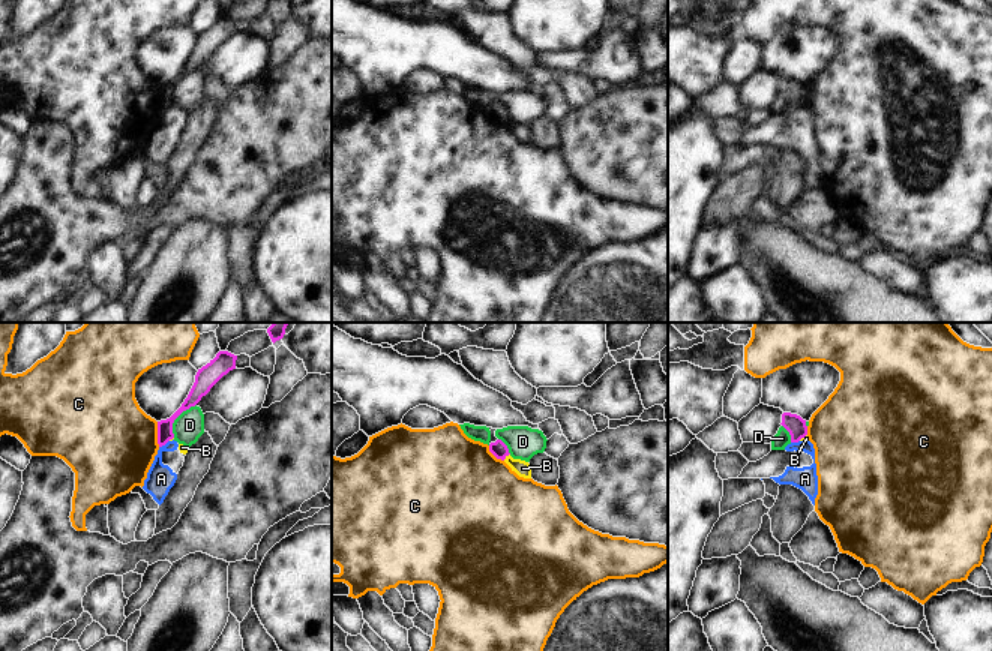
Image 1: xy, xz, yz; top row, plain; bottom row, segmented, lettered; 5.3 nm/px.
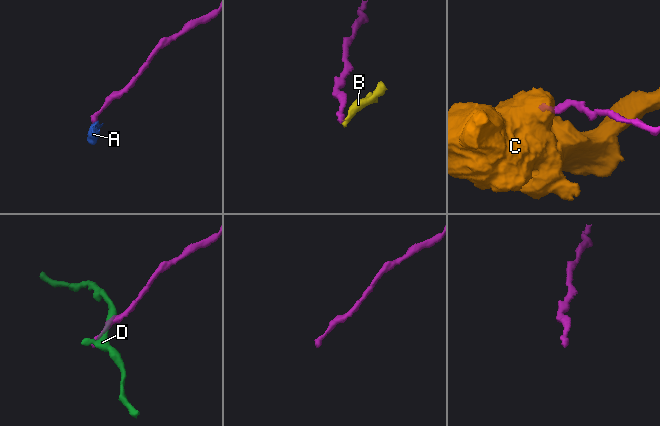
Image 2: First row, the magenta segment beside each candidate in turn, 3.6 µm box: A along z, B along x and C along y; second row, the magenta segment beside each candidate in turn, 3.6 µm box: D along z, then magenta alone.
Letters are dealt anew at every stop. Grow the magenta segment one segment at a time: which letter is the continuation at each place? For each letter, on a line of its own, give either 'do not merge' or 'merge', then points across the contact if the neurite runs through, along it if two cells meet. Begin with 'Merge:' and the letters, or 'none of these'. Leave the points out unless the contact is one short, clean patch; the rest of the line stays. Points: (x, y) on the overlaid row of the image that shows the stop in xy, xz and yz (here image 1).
Merge: none of these
A: do not merge | along xy (168, 440), (159, 447)
B: do not merge | along xz (509, 453), (503, 459)
C: do not merge | along xy (156, 422), (156, 443), (159, 446)
D: do not merge

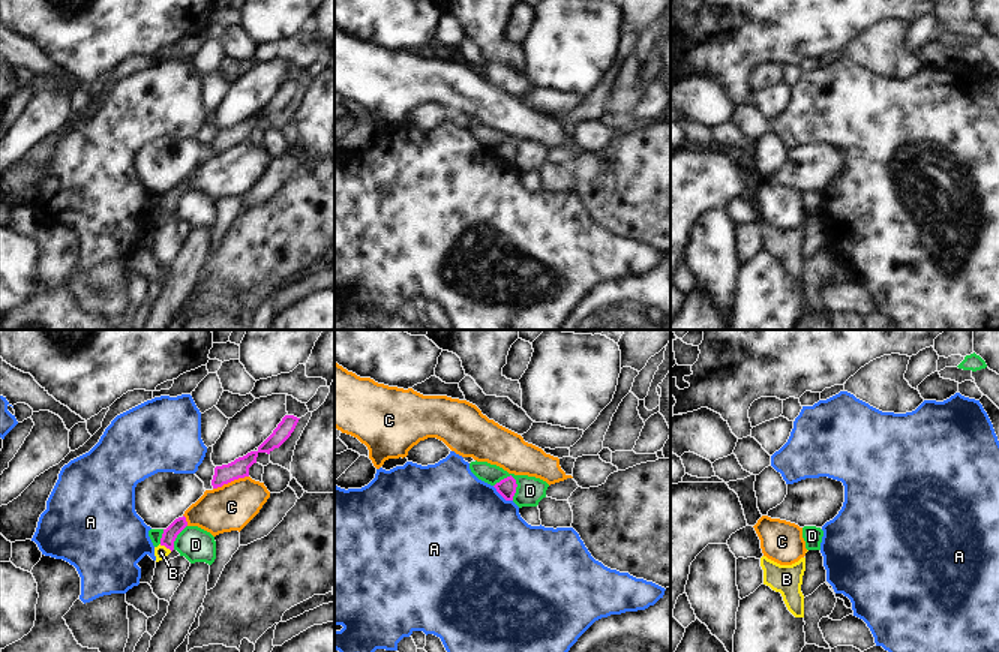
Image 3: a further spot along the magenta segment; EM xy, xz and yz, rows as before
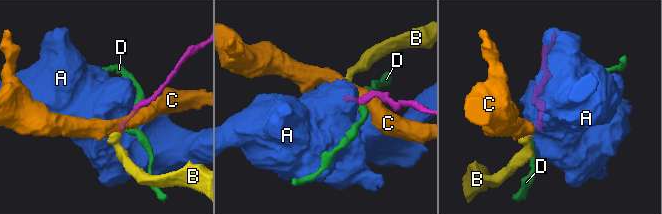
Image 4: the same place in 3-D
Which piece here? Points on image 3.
Merge: B
A: do not merge | along xz (492, 486), (506, 499), (512, 501)
B: merge | across xy (170, 534), (165, 546), (161, 552)
C: do not merge | along xy (248, 475), (213, 489)
D: do not merge

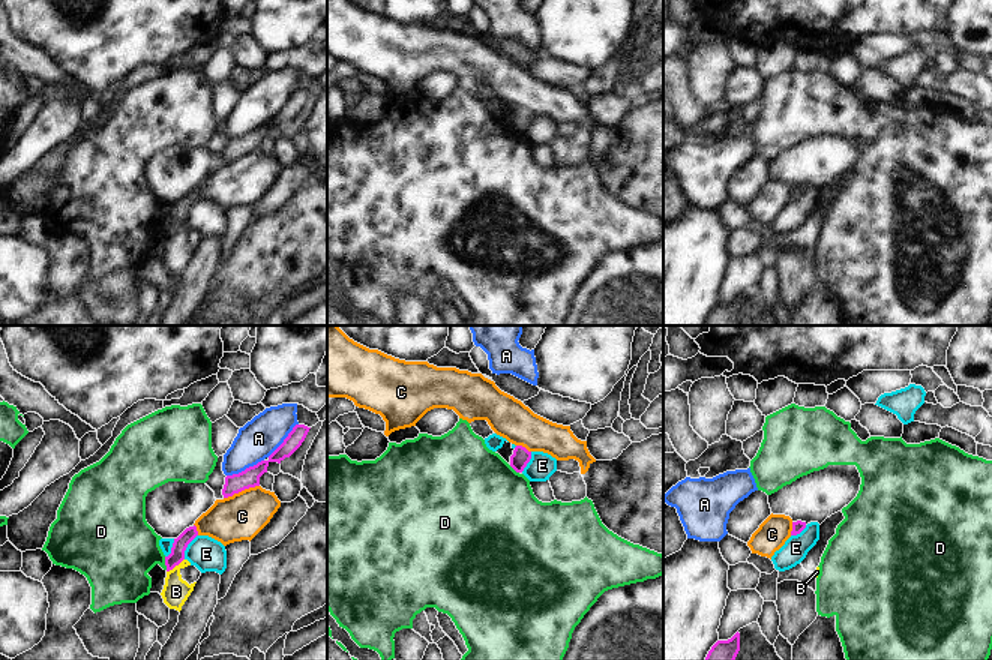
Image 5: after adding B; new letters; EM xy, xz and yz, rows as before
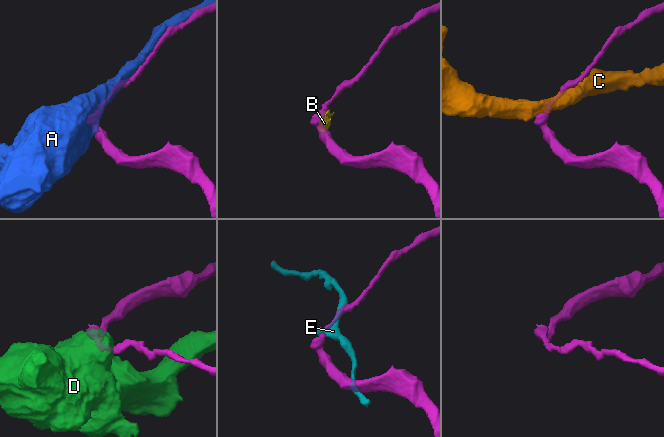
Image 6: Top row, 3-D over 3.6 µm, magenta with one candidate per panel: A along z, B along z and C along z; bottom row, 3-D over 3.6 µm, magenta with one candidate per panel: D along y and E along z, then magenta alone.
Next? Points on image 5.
Merge: none of these
A: do not merge
B: do not merge | along xy (183, 558), (167, 572)
C: do not merge | along xy (258, 485), (224, 498)
D: do not merge | along xy (164, 557), (167, 569)
E: do not merge

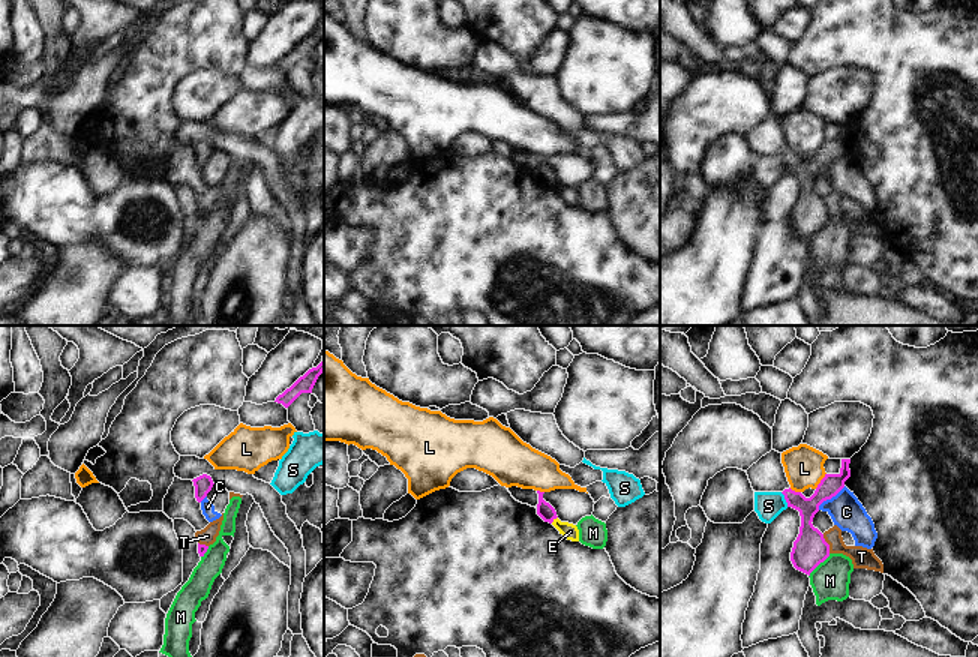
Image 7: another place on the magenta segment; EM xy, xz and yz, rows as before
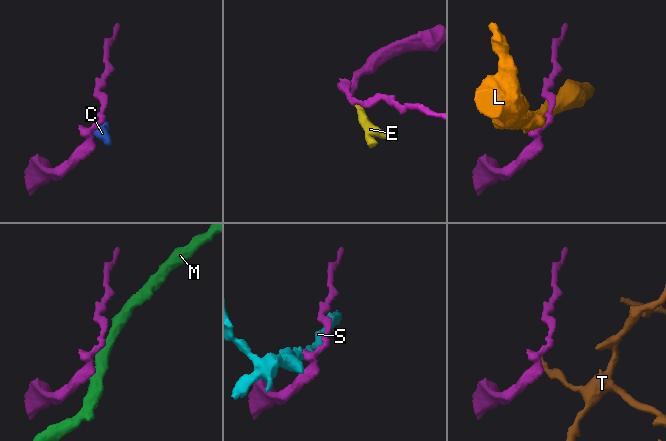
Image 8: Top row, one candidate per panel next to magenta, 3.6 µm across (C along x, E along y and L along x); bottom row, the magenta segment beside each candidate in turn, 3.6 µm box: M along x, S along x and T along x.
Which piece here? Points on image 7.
Merge: none of these
C: do not merge | along yz (845, 486), (827, 498), (818, 509)
E: do not merge | along xz (557, 516), (551, 522)
L: do not merge | along yz (825, 473), (815, 488)
M: do not merge | along yz (830, 554), (809, 576)
S: do not merge | along yz (780, 492), (788, 506)
T: do not merge | along yz (822, 534), (830, 552)

